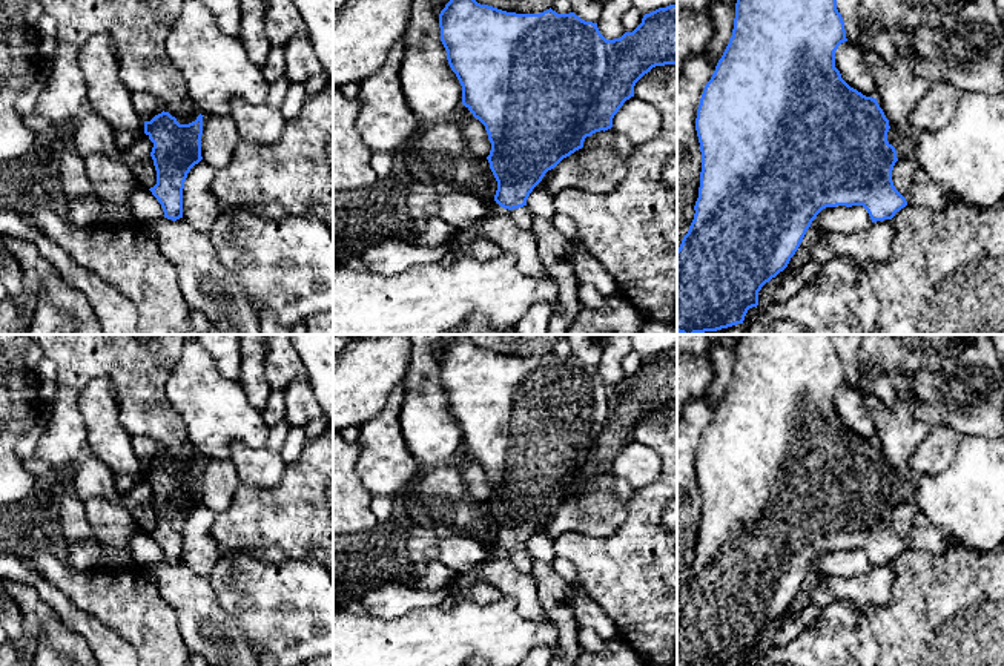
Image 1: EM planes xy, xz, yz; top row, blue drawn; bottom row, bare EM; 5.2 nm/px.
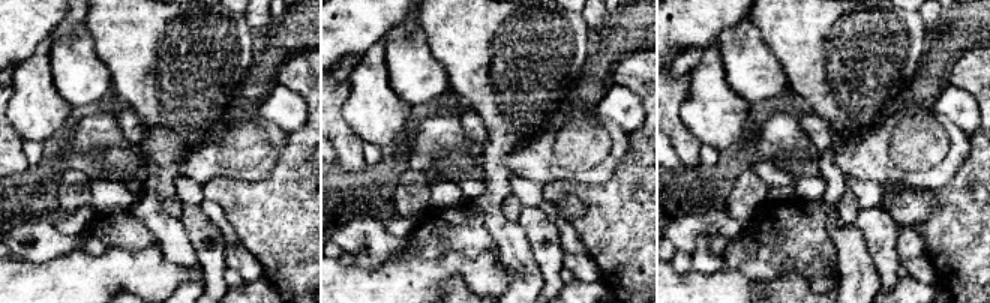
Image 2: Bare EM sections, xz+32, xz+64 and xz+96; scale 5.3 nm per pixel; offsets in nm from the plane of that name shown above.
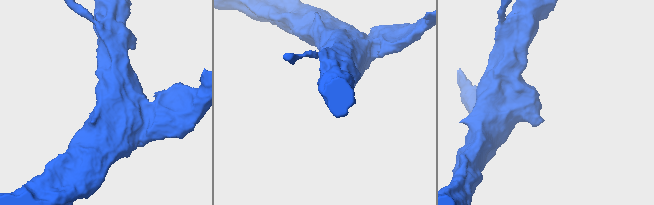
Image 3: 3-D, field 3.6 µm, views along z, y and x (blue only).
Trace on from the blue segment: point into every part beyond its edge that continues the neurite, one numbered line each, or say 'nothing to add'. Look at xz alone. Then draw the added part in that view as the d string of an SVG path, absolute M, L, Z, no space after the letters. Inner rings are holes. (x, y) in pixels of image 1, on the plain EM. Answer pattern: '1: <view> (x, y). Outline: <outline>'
1: xz (390, 600). Outline: M497 551L496 556L476 566L470 572L457 574L447 586L439 589L411 589L398 583L385 583L367 589L359 603L365 614L379 618L398 618L411 609L439 606L459 589L484 580L510 595L517 603L517 611L530 620L543 620L547 614L537 598L537 585L531 574L522 574L511 566L508 552Z

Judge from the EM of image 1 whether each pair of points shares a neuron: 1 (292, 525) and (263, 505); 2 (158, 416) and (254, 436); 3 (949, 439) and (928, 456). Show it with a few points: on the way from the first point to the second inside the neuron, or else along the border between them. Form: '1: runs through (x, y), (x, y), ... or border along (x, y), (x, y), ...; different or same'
1: runs through (284, 517), (270, 513); same
2: border along (165, 389), (198, 453); different
3: runs through (944, 441), (932, 453); same

